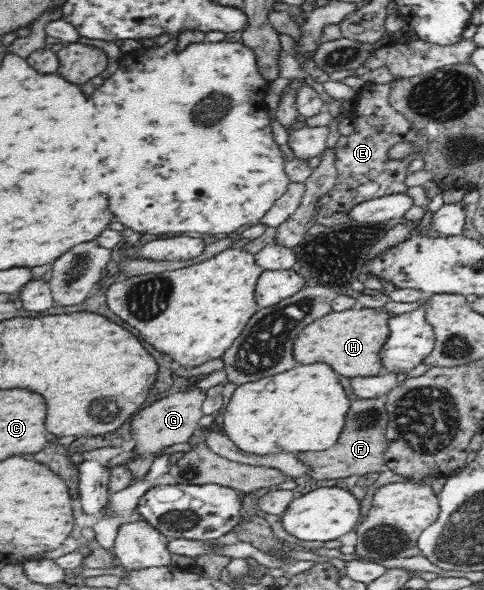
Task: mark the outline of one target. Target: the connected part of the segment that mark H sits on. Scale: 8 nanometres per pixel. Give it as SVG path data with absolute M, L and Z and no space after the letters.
M356 306L347 311L329 313L301 329L294 341L295 360L303 365L327 363L343 377L374 377L379 375L381 360L379 351L389 336L390 314L384 309Z

